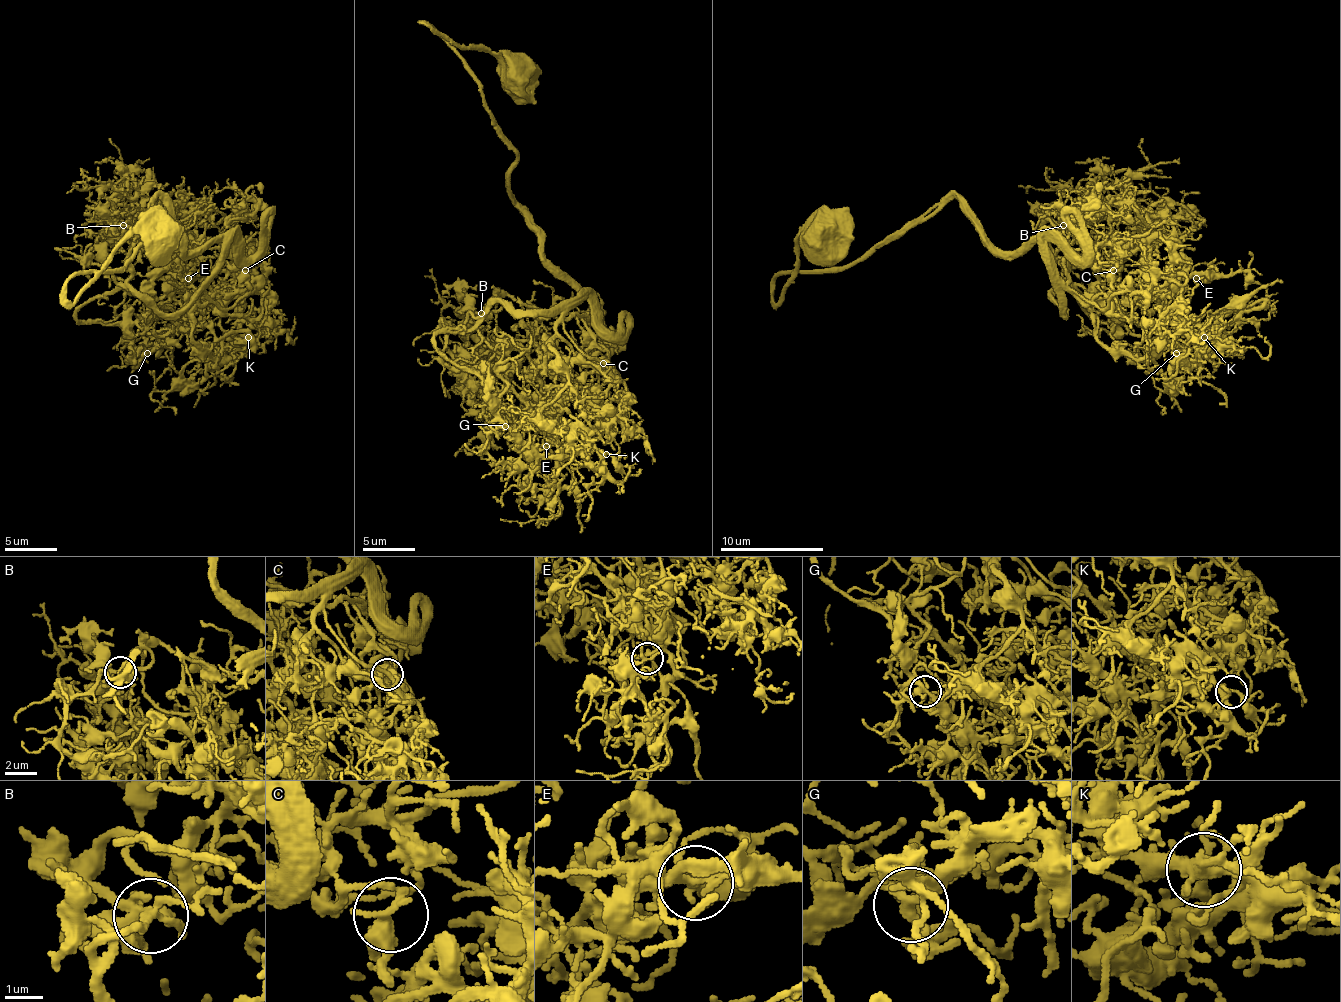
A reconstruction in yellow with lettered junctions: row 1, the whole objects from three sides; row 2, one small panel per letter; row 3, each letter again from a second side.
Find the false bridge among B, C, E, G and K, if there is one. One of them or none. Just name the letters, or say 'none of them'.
none of them

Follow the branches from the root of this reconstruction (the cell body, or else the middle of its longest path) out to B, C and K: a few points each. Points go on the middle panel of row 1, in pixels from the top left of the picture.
B: (513, 76), (487, 50), (458, 52), (515, 153), (513, 203), (591, 311), (526, 324), (500, 296), (482, 314)
C: (513, 76), (487, 50), (458, 52), (500, 138), (515, 153), (510, 197), (544, 257), (588, 301), (603, 363)
K: (513, 76), (487, 50), (458, 52), (515, 153), (513, 203), (591, 306), (606, 356), (588, 439), (606, 454)

